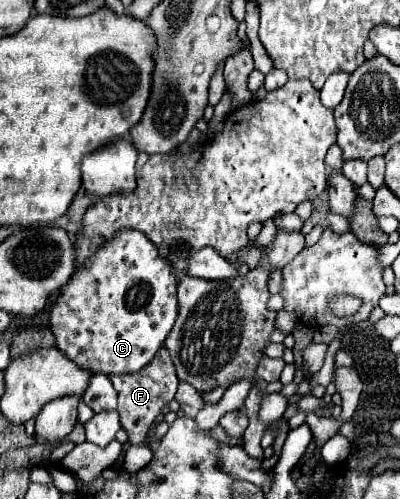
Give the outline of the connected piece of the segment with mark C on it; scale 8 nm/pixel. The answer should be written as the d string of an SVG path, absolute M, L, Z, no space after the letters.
M121 230L91 254L83 266L77 266L69 282L61 288L57 302L49 312L49 326L55 334L55 348L59 348L71 362L91 374L133 374L151 362L151 358L165 346L165 340L177 320L177 276L173 268L161 258L157 246L137 230Z

